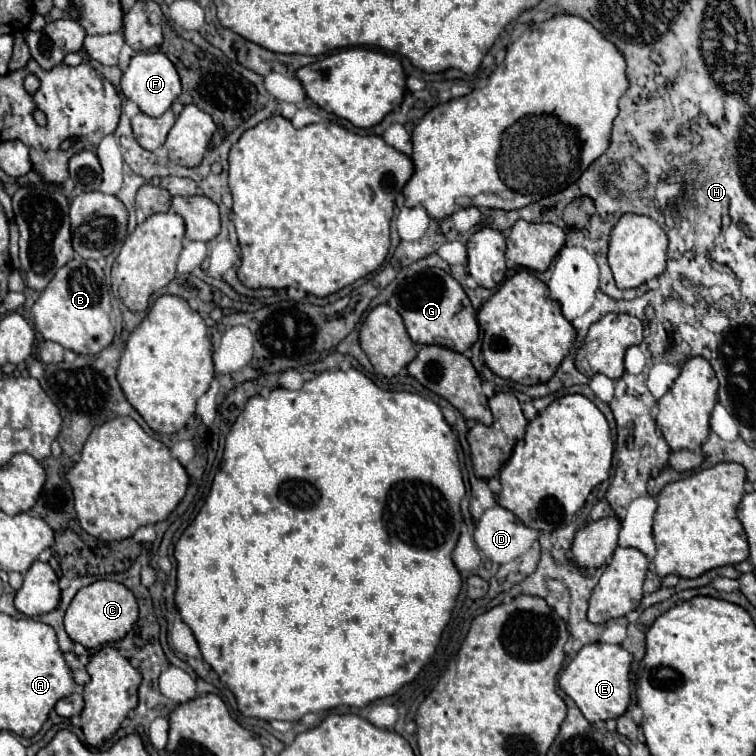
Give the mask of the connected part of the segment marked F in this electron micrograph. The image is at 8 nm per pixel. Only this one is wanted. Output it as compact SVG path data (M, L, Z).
M139 52L139 54L135 54L133 58L131 58L131 62L129 62L129 68L122 72L121 82L120 82L120 92L125 101L123 101L123 105L127 100L134 102L140 112L138 114L147 114L147 116L161 116L163 112L167 112L167 110L171 110L171 106L173 104L173 100L181 94L181 82L179 82L179 74L177 74L177 70L175 70L175 66L171 64L171 60L163 54L163 52Z

